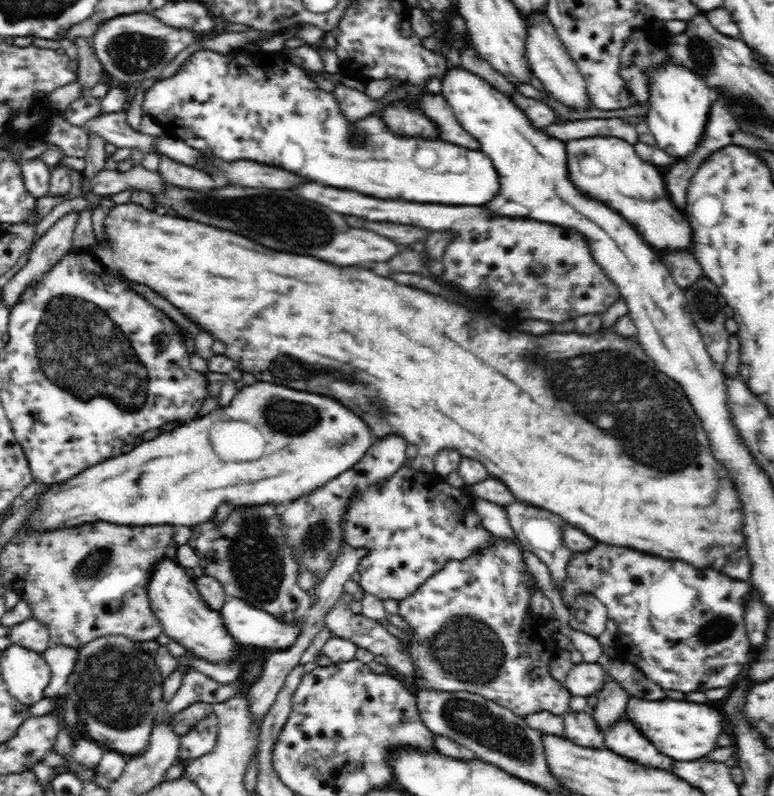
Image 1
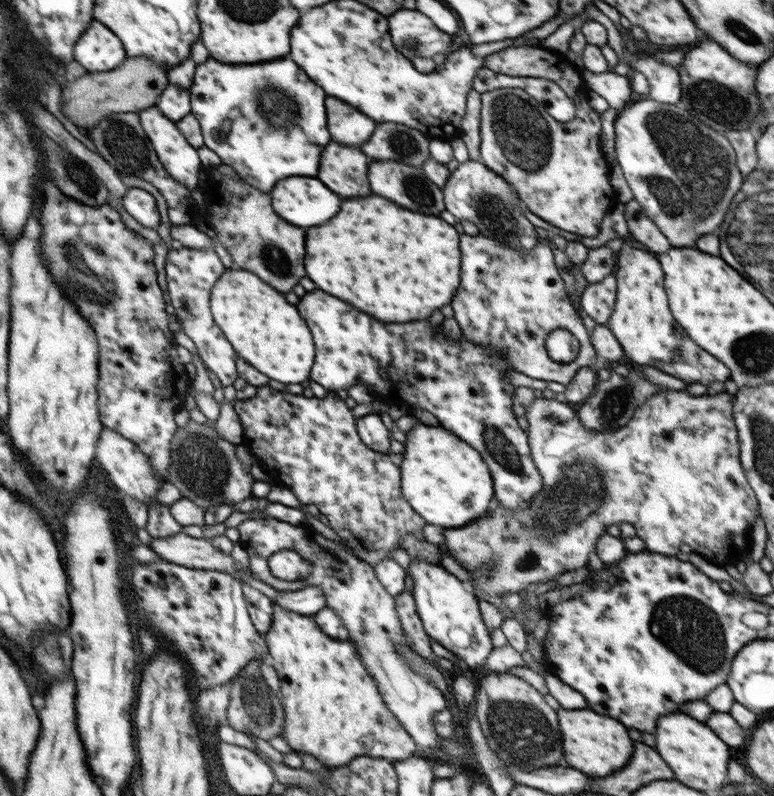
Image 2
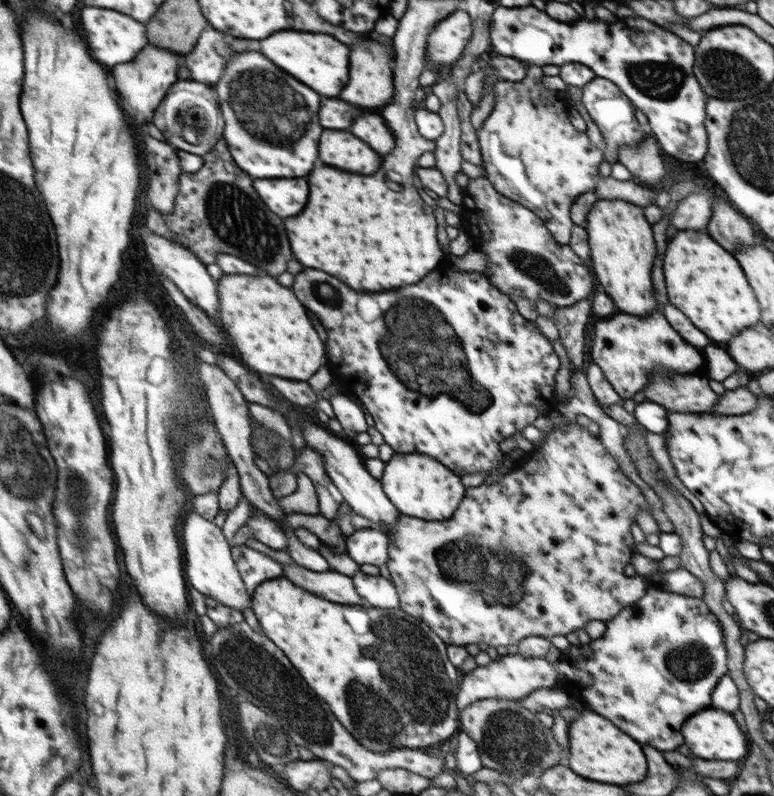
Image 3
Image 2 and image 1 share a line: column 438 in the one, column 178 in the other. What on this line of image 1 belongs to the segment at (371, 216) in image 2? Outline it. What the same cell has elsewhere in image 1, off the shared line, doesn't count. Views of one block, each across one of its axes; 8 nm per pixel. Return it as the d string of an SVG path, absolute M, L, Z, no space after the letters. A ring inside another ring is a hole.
M131 202L116 205L110 210L106 209L104 214L108 216L104 226L110 244L108 246L100 244L98 248L92 248L88 252L100 262L104 262L104 266L108 266L110 270L122 274L124 278L140 282L152 288L154 292L162 294L168 302L180 308L182 314L186 314L190 320L208 330L216 340L222 340L226 344L225 355L234 361L235 368L242 373L250 372L260 382L274 382L278 386L334 398L344 406L348 404L348 410L358 414L368 424L374 438L382 439L390 434L402 436L407 443L418 446L417 452L424 456L435 457L437 452L446 448L458 450L464 458L474 458L482 462L490 477L502 480L510 488L516 501L546 508L564 518L564 522L580 528L582 532L600 542L612 546L638 548L642 552L656 554L662 558L680 558L688 564L694 564L694 568L714 568L718 572L724 568L722 564L728 562L730 554L744 546L742 506L732 480L728 480L728 471L717 460L714 462L708 450L707 434L680 384L666 375L662 376L663 372L658 372L658 368L654 368L654 362L642 350L636 337L622 337L612 331L603 333L605 329L603 327L593 335L548 332L544 333L544 336L530 336L524 332L514 332L514 330L510 332L498 328L488 316L460 306L456 300L448 302L448 299L442 295L434 296L433 293L418 288L402 286L394 280L376 276L374 272L358 266L340 268L334 264L326 264L314 256L272 252L270 248L256 244L234 232L212 228L196 220L160 216L156 211L146 210ZM620 396L630 404L620 404ZM646 426L652 432L646 432Z

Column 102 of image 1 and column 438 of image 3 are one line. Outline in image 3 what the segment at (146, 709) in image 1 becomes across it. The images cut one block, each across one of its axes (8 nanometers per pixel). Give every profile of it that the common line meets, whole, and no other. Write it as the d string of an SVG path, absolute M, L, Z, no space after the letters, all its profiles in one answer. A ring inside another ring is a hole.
M284 576L264 581L255 588L251 598L253 603L251 608L254 610L264 634L290 658L290 662L302 674L302 678L310 684L310 688L328 702L333 715L340 720L341 725L354 736L362 747L376 753L388 753L400 748L426 750L438 745L445 746L452 734L460 731L456 701L461 680L458 678L456 667L449 661L447 645L424 622L418 620L418 617L409 616L401 608L381 609L362 605L332 604L332 602L292 584L292 581Z

